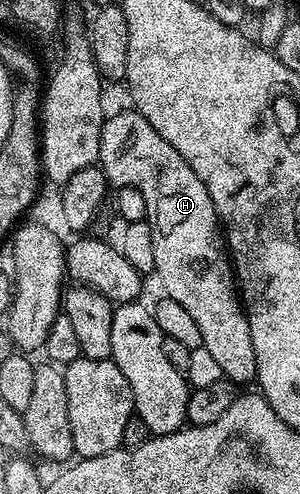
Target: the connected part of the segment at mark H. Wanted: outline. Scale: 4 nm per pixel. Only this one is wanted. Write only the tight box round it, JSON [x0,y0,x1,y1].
[99,108,256,383]

